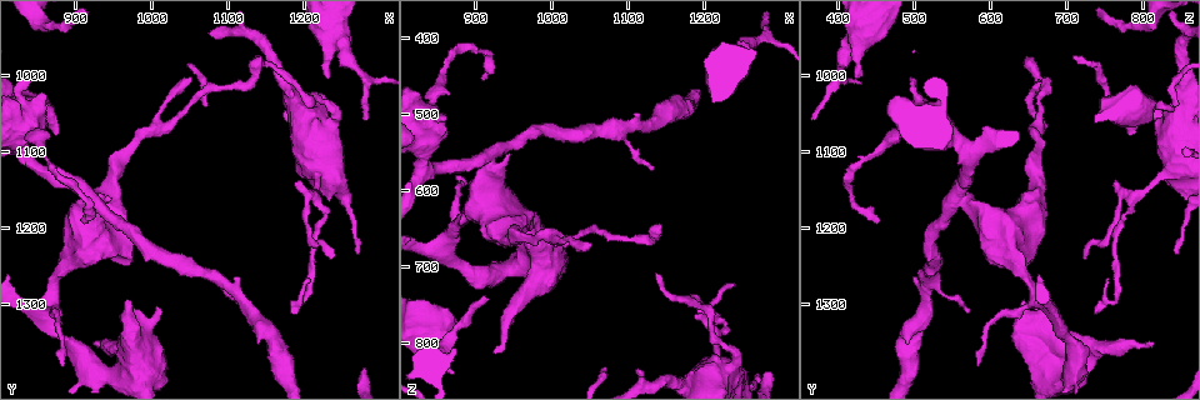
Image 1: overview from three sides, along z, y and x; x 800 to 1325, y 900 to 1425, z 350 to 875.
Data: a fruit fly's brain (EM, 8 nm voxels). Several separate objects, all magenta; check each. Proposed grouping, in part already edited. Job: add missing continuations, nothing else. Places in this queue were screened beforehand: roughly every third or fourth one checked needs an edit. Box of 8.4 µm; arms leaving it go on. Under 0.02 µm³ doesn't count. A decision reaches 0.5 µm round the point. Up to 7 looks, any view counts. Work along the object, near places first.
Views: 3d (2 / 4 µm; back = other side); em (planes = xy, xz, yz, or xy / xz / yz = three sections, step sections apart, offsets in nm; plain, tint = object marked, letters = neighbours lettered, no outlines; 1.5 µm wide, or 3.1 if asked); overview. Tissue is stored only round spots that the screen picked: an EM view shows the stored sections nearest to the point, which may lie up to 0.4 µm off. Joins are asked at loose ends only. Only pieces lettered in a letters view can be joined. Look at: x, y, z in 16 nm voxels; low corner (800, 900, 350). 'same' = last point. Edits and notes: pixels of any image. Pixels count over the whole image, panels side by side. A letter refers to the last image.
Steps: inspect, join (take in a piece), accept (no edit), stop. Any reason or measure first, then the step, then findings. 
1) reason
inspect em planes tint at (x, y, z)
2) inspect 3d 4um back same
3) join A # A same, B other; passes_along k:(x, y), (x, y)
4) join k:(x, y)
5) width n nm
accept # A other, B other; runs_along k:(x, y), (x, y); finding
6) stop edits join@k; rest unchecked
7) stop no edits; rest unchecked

an open end
inspect em xy step 4 tint at (870, 1045, 840)

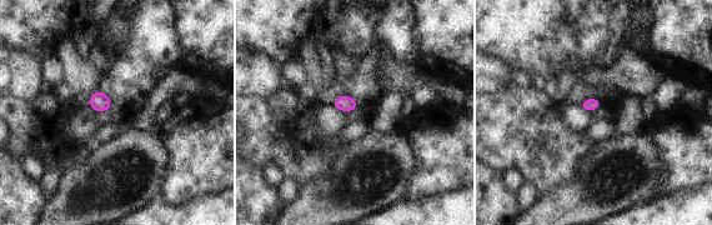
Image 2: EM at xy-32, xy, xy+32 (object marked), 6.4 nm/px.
another direction
inspect em planes tint same

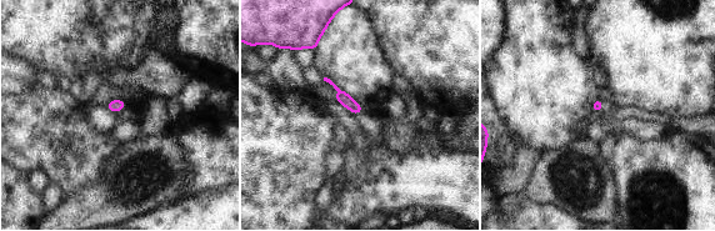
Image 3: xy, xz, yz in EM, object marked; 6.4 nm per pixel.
inspect em planes letters same

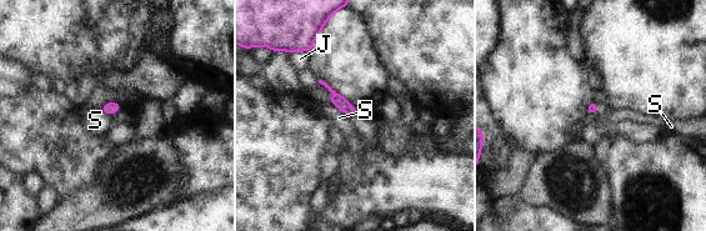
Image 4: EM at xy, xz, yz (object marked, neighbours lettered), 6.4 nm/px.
longest_contact S 160 nm
accept # J other, S other; border 4:(330, 100), (348, 116); none of them fits

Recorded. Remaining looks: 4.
tapers out
inspect 3d 2um back at (1230, 1240, 720)

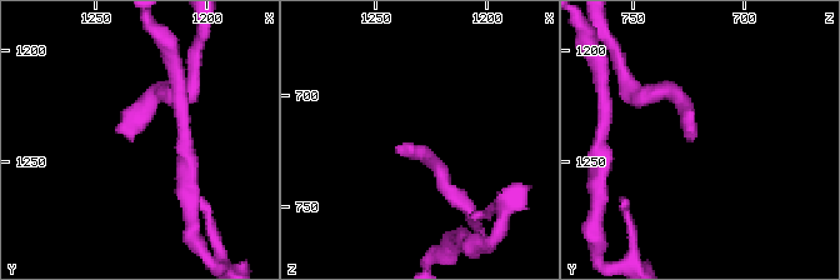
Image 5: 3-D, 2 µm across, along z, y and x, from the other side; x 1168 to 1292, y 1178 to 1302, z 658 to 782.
shape alone is not enough
inspect em xy step 8 tint at (1233, 1240, 723)

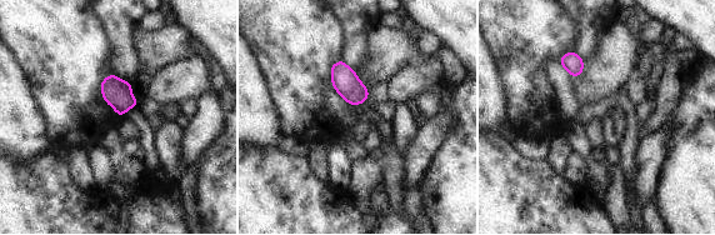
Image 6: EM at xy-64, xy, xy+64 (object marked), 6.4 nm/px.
cut it another way
inspect em planes letters same

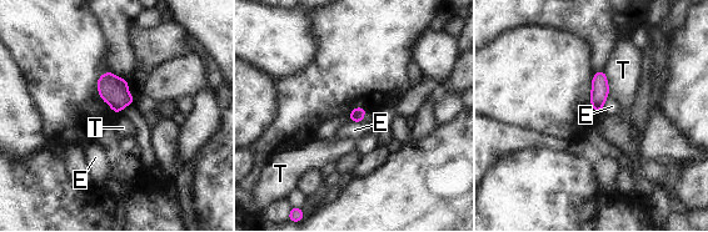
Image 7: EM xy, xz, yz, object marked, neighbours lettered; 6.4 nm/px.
longest_contact T 170 nm
accept # E other, T other; border 7:(603, 70), (609, 94); no lettered piece goes on from it

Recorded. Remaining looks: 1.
an open end
inspect em xz step 4 letters at (1270, 1230, 845)

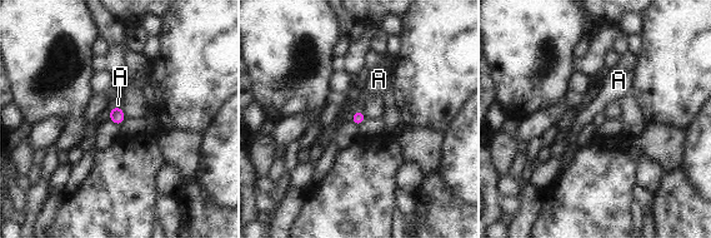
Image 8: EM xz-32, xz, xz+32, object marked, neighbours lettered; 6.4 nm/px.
accept # A other; border 8:(361, 109), (350, 119); no lettered piece goes on from it

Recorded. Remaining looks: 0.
stop no edits; rest unchecked

